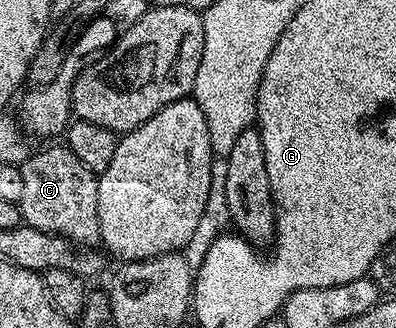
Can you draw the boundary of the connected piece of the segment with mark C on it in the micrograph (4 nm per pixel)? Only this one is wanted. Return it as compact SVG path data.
M65 145L36 150L21 164L21 201L18 203L22 222L28 227L59 235L83 249L100 242L97 189L99 176L94 175Z

